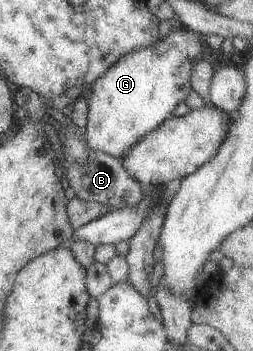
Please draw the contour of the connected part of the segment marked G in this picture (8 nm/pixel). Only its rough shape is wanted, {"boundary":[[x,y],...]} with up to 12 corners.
{"boundary":[[175,30],[93,84],[86,146],[119,160],[190,94],[210,50]]}

